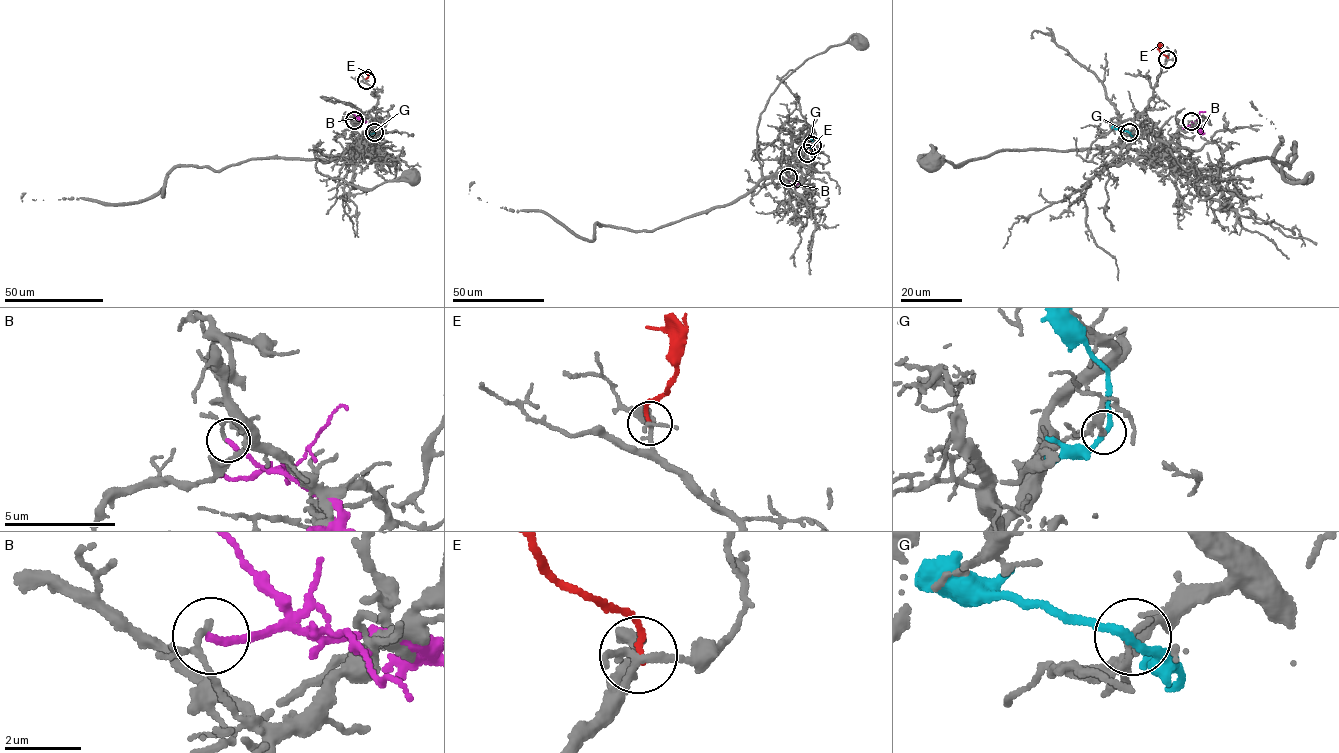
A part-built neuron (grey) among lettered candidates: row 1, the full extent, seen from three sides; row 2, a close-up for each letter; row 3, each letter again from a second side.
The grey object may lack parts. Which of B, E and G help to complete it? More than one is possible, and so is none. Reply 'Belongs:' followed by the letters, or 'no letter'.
Belongs: no letter

